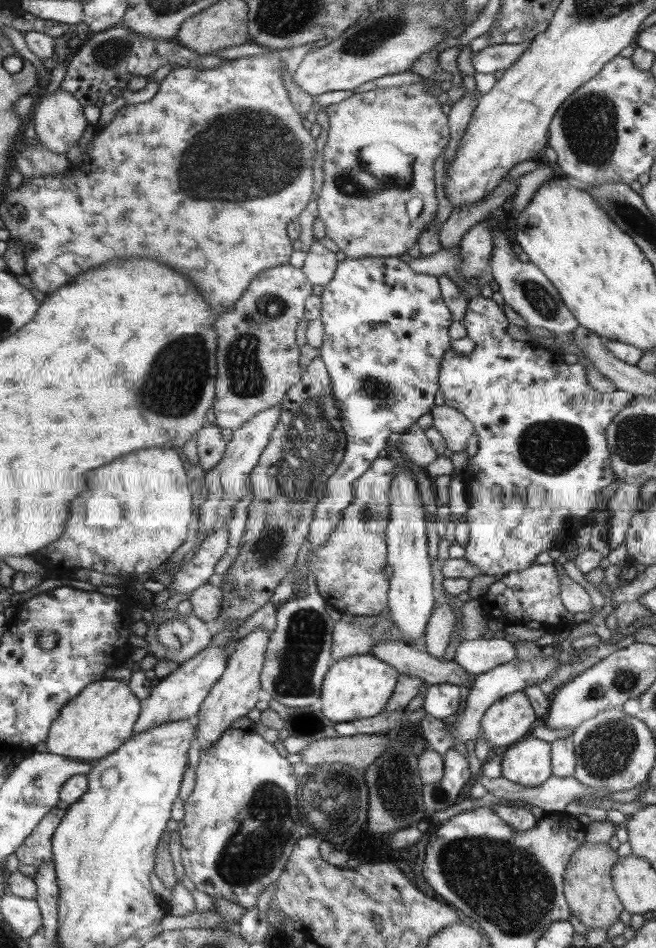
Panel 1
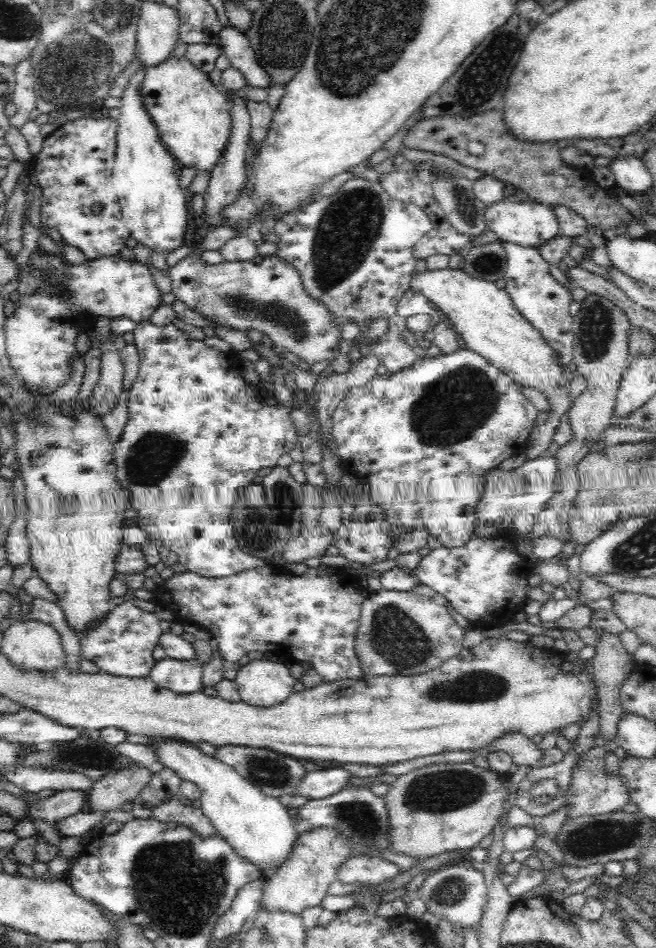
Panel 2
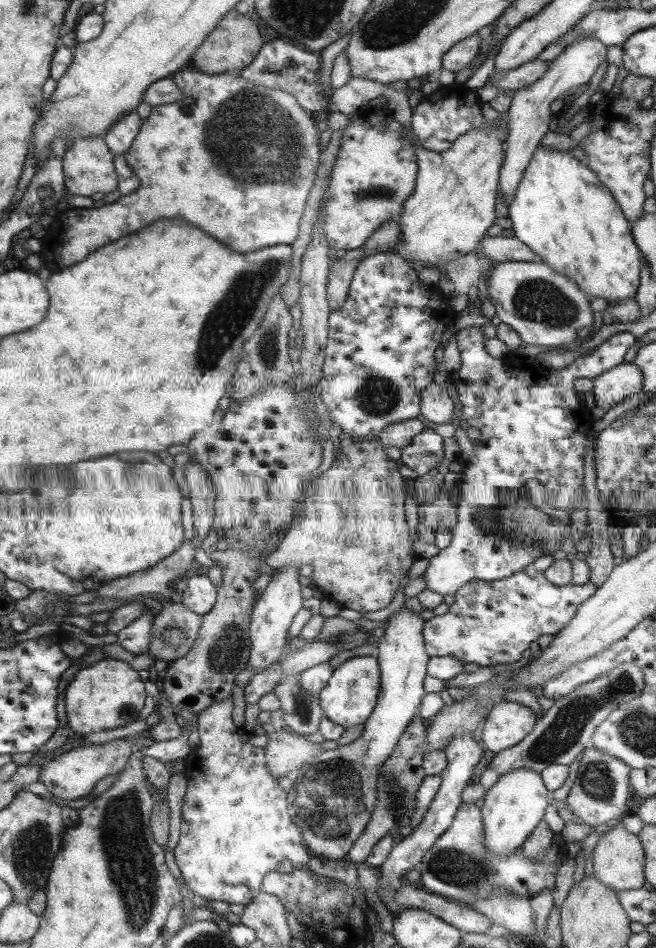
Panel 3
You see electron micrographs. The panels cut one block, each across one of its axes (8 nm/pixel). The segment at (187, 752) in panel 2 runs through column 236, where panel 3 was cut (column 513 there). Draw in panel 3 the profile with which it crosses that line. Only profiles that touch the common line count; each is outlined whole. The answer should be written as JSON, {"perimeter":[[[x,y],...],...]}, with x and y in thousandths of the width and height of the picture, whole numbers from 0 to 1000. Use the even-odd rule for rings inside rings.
{"perimeter":[[[799,809],[759,819],[758,824],[738,838],[733,852],[736,888],[745,899],[776,903],[802,888],[809,877],[826,866],[828,854],[838,838],[822,815]]]}

